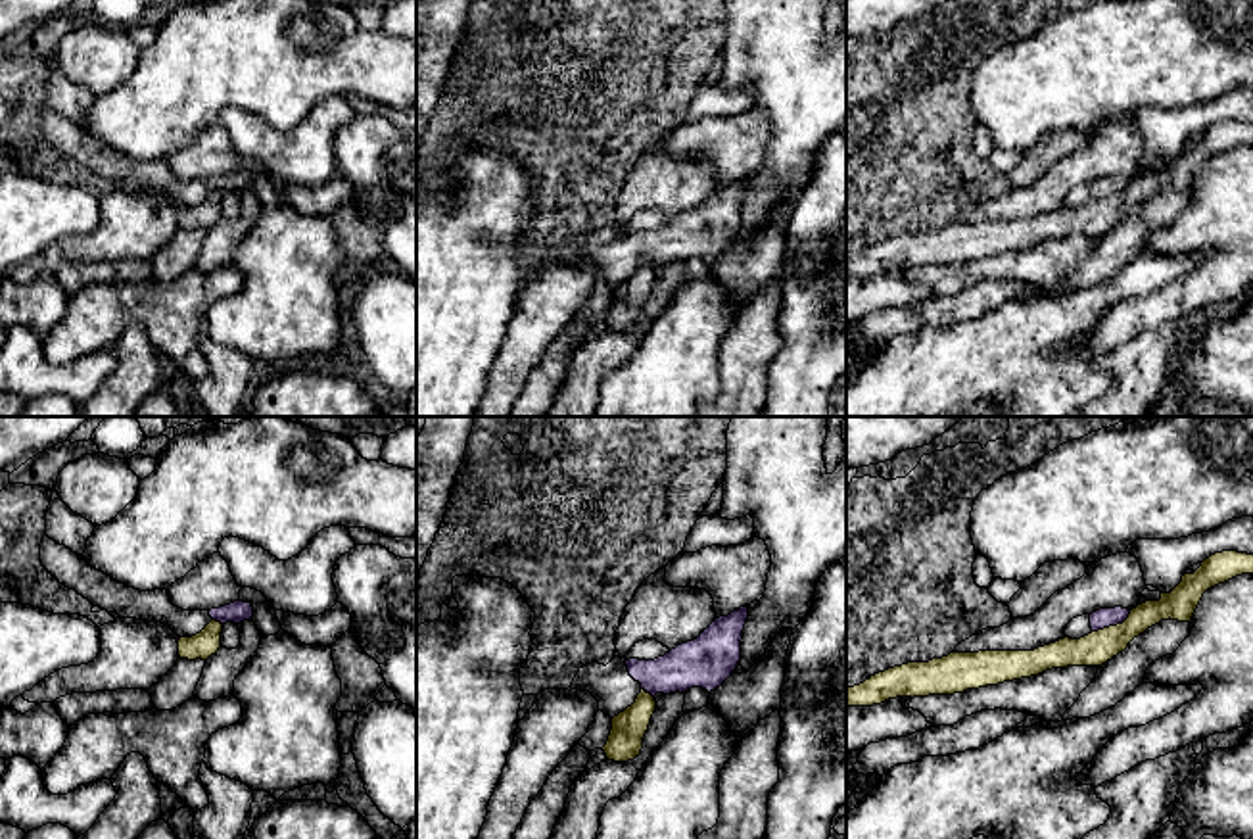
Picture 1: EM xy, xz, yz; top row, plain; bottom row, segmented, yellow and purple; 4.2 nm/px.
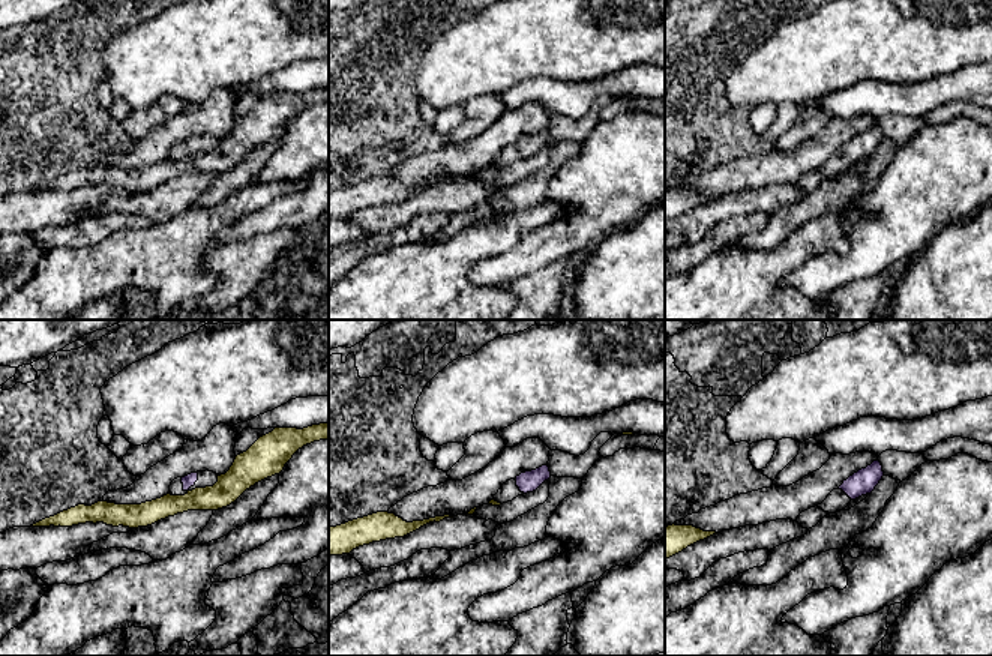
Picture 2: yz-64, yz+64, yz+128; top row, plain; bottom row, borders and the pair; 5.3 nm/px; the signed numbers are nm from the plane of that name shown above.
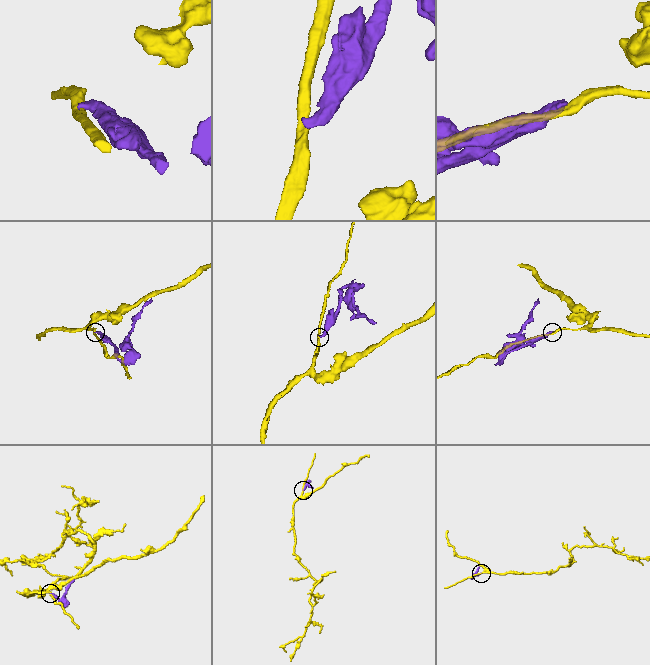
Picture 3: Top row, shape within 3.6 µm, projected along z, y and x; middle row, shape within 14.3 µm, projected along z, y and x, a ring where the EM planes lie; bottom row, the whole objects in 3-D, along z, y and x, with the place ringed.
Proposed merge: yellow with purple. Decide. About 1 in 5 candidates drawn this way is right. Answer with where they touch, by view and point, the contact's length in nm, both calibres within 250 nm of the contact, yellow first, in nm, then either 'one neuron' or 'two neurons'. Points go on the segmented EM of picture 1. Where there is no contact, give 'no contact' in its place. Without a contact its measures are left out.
meets yellow in yz at (1111, 626); contact 190 nm long; 140 nm thick on the yellow side, 80 nm on the other; two neurons

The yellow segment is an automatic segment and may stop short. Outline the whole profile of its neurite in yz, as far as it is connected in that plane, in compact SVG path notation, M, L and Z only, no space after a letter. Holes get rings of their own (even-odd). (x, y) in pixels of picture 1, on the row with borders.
M1215 553L1194 574L1184 574L1170 593L1132 609L1123 624L1080 639L1063 637L1034 651L950 653L929 662L894 666L846 687L846 707L873 707L896 697L954 695L1038 676L1052 668L1101 666L1161 620L1190 622L1207 589L1241 574L1253 574L1253 555Z

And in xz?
M641 689L635 703L612 718L612 730L603 747L608 760L627 762L641 755L643 737L656 710L656 701Z

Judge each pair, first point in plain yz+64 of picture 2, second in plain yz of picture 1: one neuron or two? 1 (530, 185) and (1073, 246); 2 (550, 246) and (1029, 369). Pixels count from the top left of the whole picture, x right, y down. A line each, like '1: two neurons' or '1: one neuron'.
1: two neurons
2: two neurons

